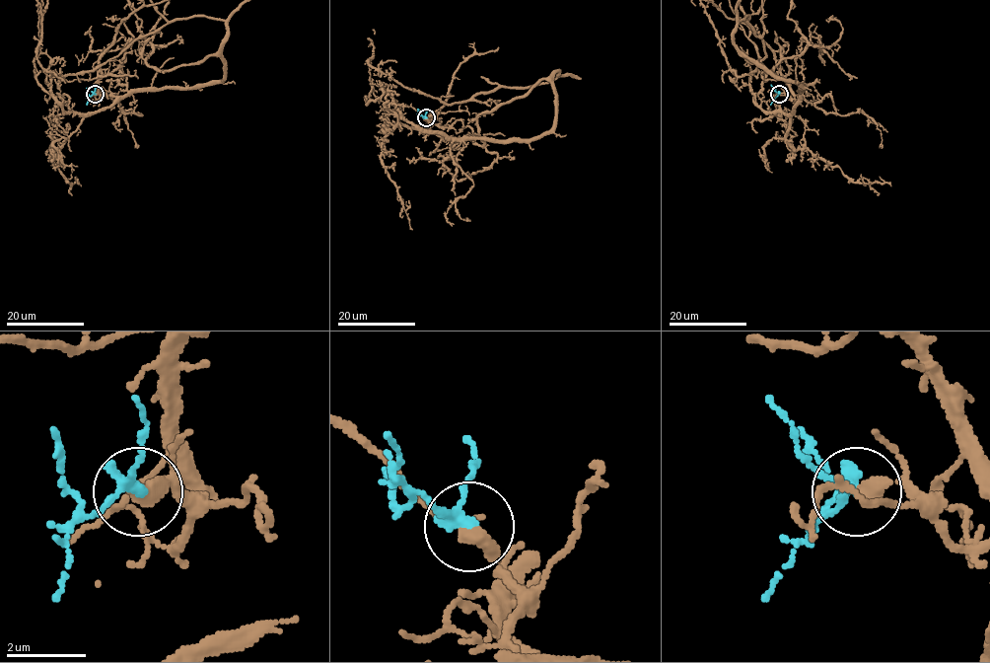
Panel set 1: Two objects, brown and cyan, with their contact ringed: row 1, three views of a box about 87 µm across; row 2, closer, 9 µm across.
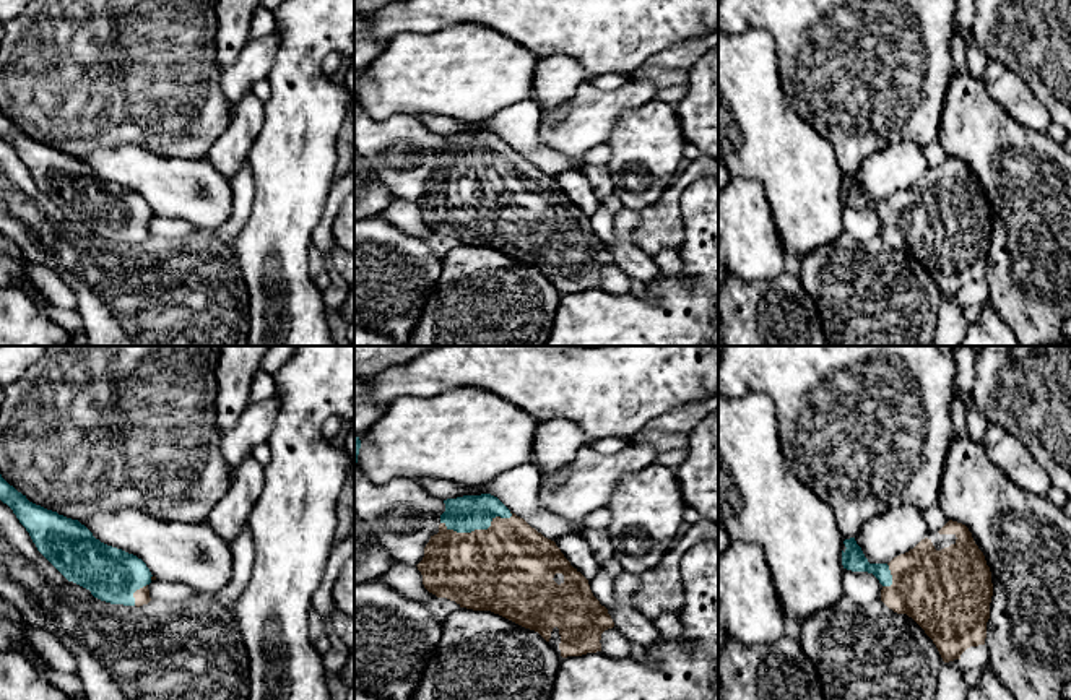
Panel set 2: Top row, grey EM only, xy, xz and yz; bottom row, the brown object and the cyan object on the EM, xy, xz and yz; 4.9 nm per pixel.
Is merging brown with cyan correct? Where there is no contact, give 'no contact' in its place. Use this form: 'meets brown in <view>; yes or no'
meets brown in xz; yes

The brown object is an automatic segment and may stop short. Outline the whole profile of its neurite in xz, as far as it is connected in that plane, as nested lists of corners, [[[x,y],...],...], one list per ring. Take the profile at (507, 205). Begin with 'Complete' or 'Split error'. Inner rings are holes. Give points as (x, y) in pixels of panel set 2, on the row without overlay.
Split error. [[[491,130],[447,135],[444,140],[439,169],[431,172],[416,201],[429,229],[535,266],[562,294],[601,287],[601,270],[613,265],[614,258],[593,232],[588,216],[570,201],[554,177]]]

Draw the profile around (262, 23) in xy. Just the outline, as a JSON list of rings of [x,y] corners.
[[[258,6],[250,21],[250,39],[263,37],[275,31],[275,16],[273,11],[263,6]]]

